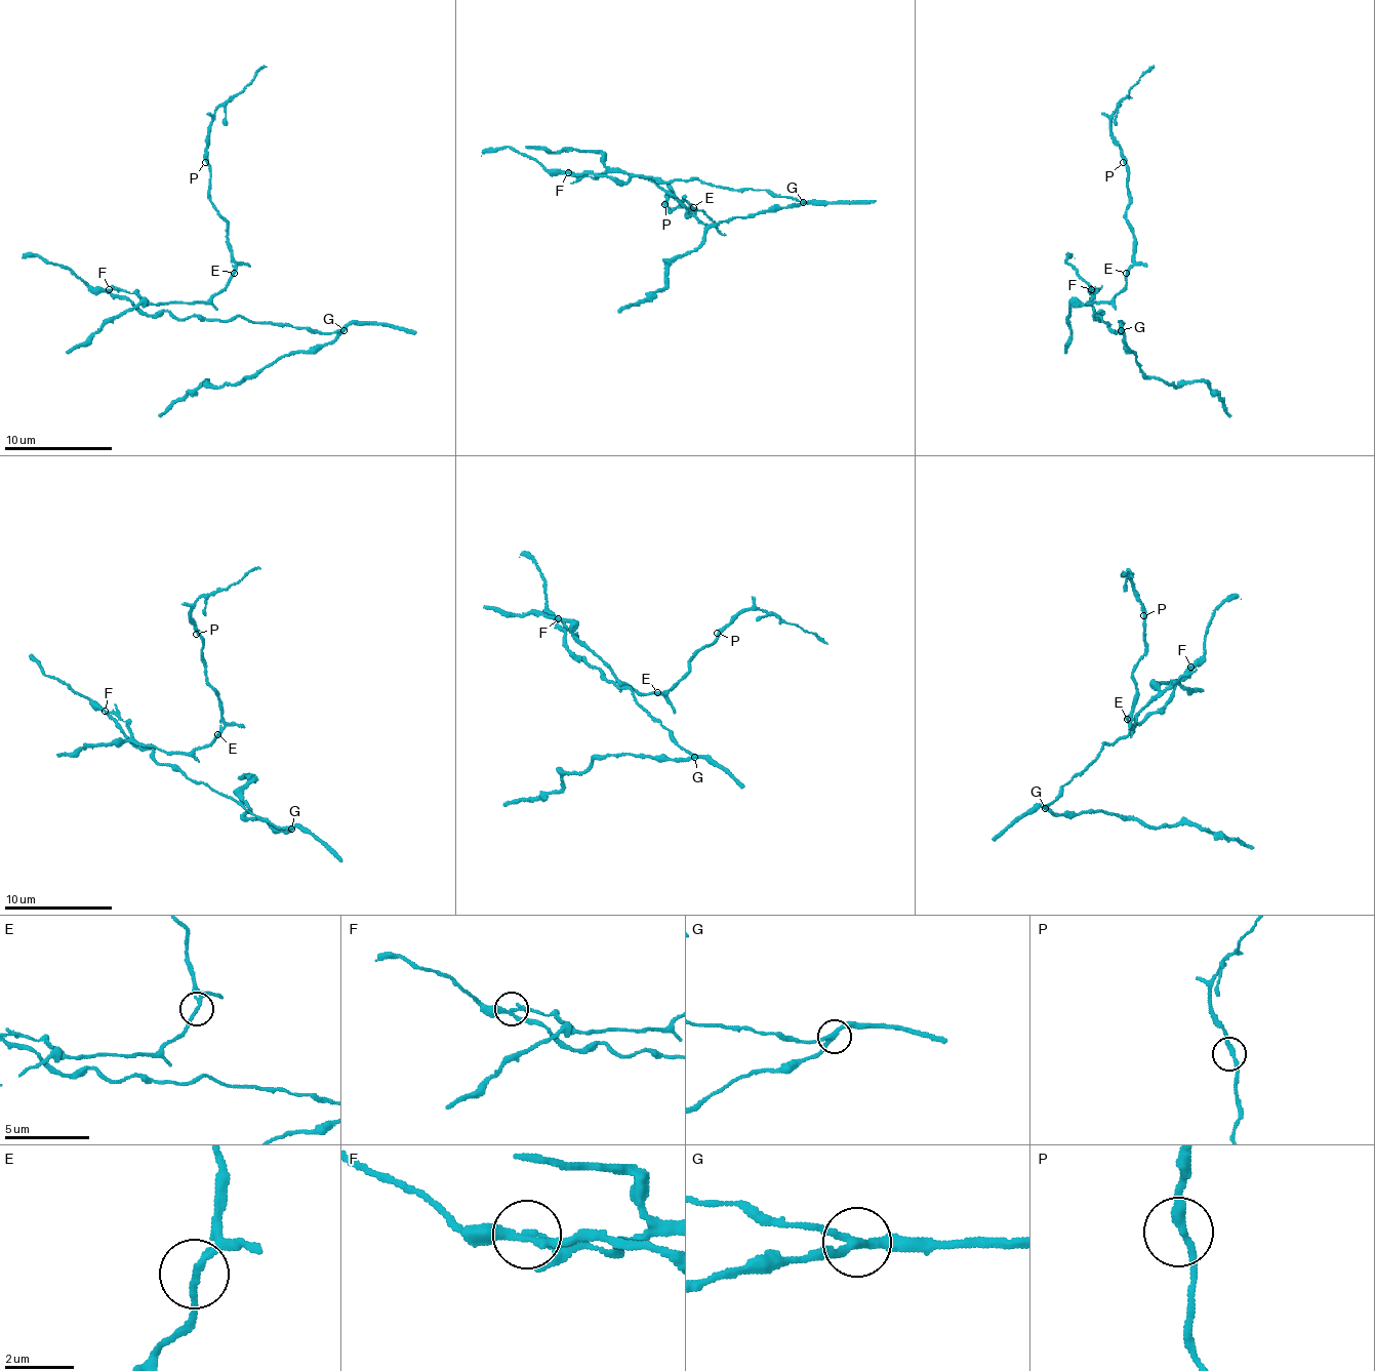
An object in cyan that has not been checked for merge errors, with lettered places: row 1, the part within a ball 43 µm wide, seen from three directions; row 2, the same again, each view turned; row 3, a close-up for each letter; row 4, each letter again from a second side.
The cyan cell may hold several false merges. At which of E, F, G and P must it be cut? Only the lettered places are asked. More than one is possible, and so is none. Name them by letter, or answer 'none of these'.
E, F

